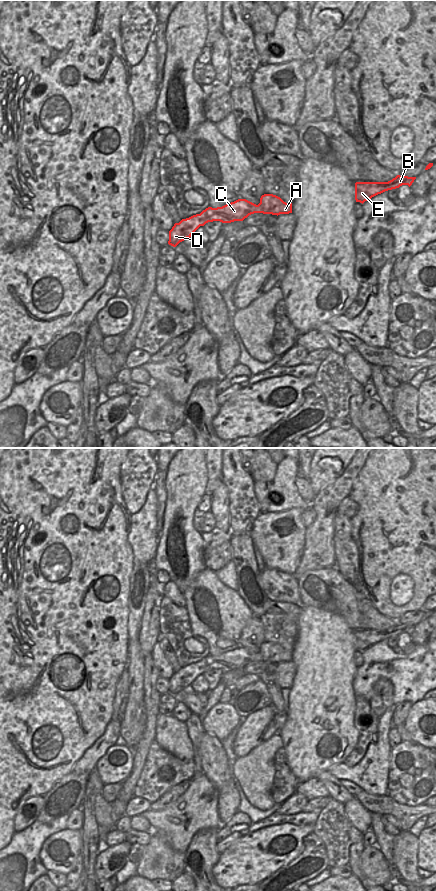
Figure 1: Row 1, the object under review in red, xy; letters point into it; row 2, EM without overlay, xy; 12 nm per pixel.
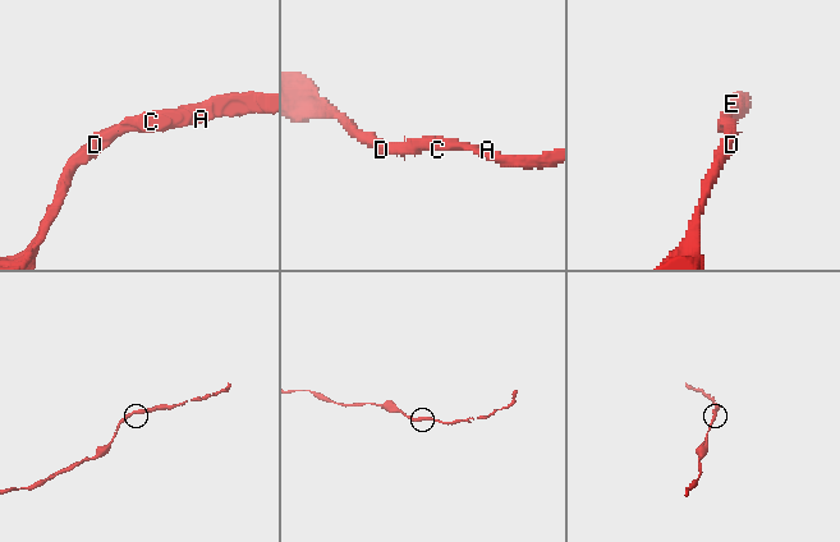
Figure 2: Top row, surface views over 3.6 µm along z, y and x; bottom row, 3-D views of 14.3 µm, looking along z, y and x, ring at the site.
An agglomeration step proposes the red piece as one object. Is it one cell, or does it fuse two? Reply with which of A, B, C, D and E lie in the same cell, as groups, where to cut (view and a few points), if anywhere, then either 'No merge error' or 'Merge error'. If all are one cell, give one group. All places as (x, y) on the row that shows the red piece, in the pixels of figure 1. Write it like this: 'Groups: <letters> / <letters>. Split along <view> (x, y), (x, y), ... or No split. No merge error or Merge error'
Groups: A B C D E. No split. No merge error

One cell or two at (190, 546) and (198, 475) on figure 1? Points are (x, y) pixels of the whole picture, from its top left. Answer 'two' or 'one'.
one

